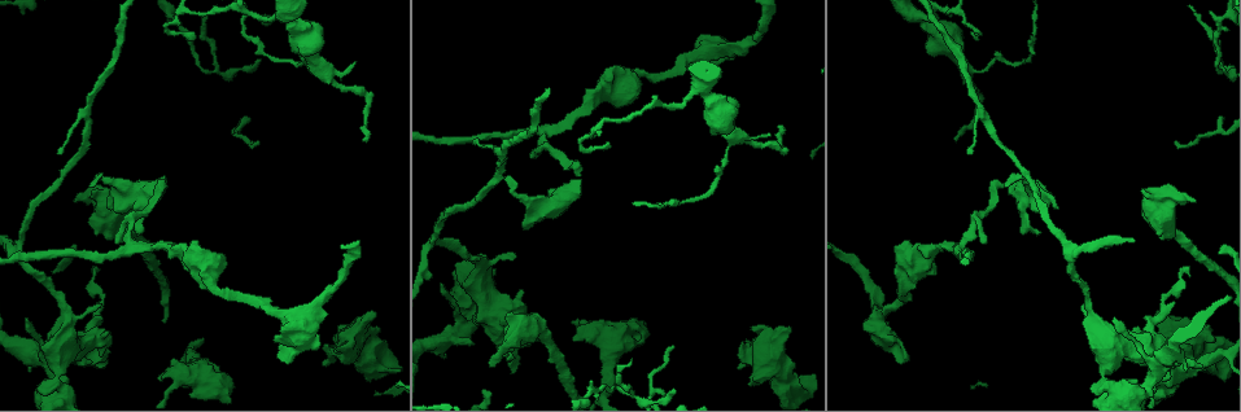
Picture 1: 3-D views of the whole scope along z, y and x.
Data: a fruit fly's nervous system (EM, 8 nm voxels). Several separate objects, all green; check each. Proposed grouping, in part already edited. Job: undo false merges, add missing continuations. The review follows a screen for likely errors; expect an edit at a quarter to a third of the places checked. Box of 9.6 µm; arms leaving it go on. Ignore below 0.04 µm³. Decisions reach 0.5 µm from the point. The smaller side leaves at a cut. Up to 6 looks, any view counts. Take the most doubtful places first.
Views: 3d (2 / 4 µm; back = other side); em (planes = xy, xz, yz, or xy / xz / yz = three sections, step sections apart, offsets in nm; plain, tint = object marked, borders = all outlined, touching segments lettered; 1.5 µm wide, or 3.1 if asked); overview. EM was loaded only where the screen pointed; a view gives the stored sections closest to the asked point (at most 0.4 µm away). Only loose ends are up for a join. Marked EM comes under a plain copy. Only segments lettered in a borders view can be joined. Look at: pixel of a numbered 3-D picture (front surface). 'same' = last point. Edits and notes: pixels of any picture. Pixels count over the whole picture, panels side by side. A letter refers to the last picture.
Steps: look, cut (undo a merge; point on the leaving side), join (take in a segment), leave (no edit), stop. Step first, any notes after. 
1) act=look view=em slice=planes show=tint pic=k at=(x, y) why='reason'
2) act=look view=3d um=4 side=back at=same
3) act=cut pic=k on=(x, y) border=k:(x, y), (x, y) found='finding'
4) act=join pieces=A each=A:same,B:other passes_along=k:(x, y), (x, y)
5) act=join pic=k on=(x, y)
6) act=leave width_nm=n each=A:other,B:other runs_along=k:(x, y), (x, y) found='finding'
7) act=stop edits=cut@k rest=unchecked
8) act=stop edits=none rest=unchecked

act=look view=3d um=2 pic=1 at=(489, 366)

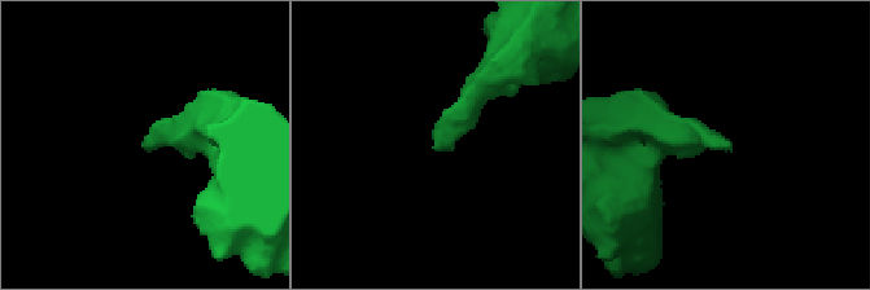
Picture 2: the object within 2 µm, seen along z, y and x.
act=look view=em slice=xy step=4 show=borders pic=2 at=(149, 148) why='need the tissue'

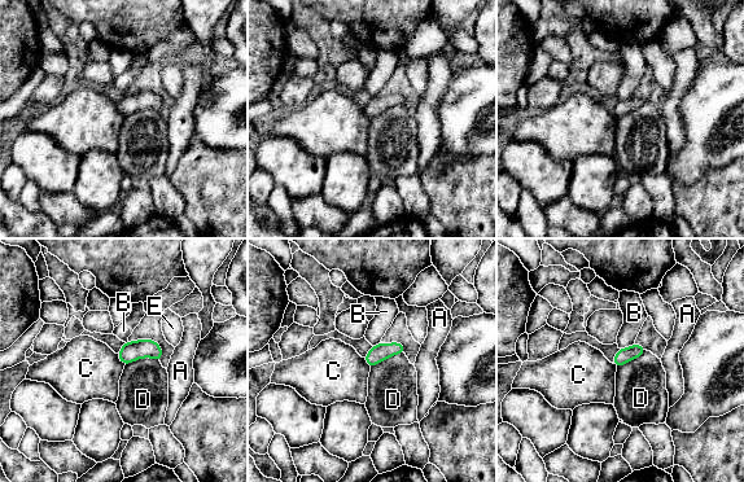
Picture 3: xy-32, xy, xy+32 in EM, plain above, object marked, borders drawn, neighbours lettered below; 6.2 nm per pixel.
act=leave each=A:other,B:other,C:other,D:other,E:other border=3:(158, 359), (138, 358), (125, 366) found='none of them fits'

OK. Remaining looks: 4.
act=look view=em slice=xy step=4 show=tint pic=1 at=(768, 134) why='an open end'

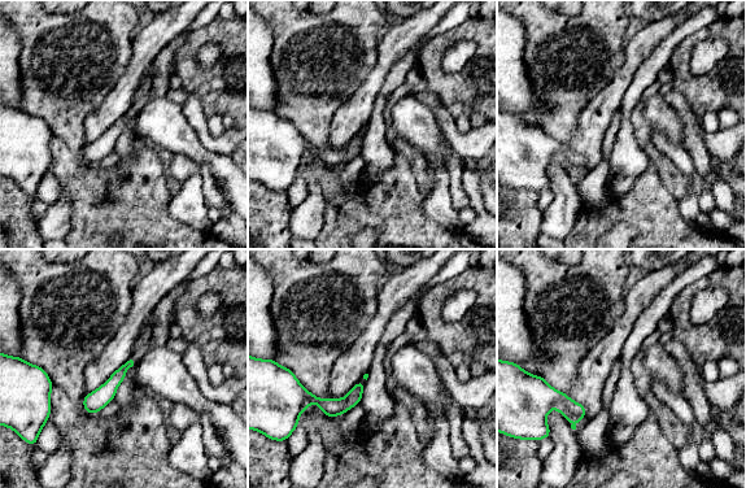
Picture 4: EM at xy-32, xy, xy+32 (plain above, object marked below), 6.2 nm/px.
act=look view=em slice=planes show=borders at=same

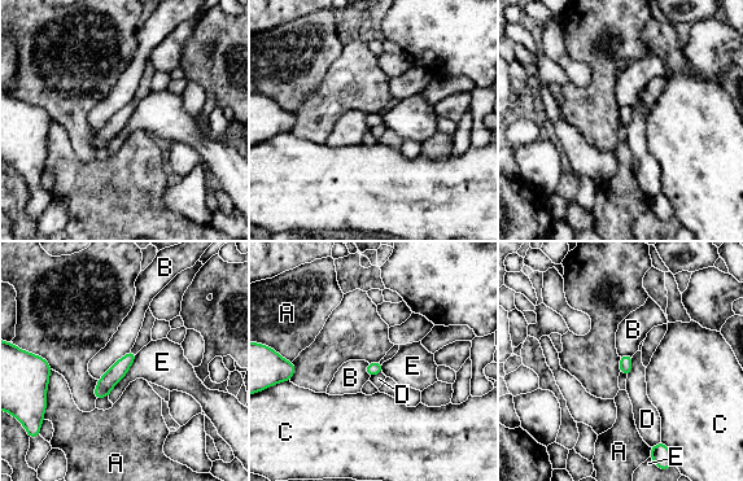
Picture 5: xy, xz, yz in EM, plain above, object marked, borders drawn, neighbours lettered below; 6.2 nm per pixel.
act=leave each=A:other,B:other,C:other,D:other,E:other found='none of them fits'

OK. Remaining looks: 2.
act=look view=3d um=4 side=back pic=1 at=(375, 314) why='an open end'

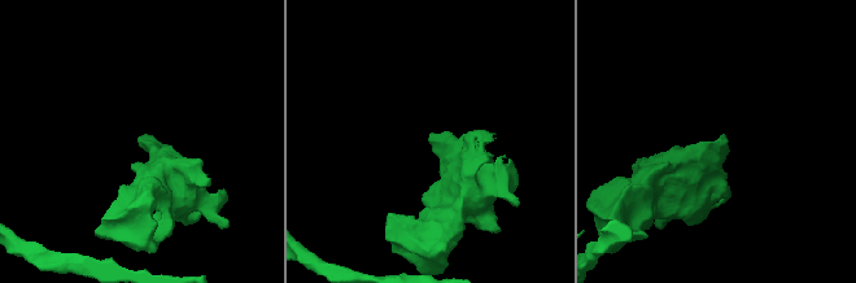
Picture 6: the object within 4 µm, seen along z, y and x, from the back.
act=look view=em slice=planes show=borders pic=6 at=(140, 141) why='need the tissue'

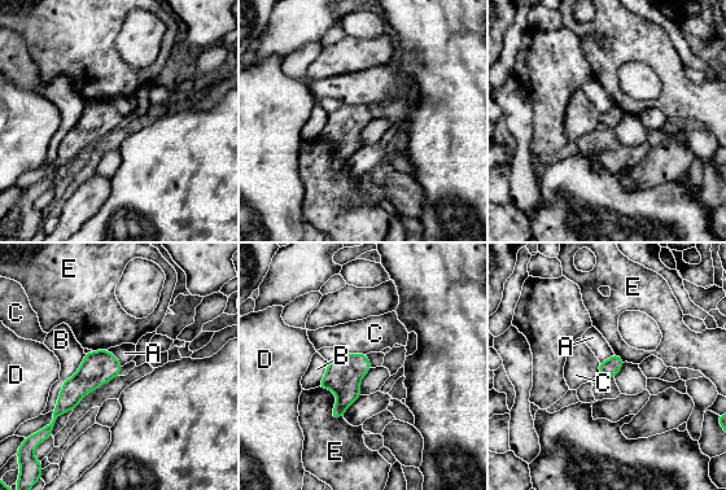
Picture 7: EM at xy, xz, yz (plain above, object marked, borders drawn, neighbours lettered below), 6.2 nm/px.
act=leave each=A:other,B:other,C:other,D:other,E:other border=7:(106, 350), (122, 366) found='none of them fits'

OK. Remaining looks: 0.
act=stop edits=none rest=unchecked

